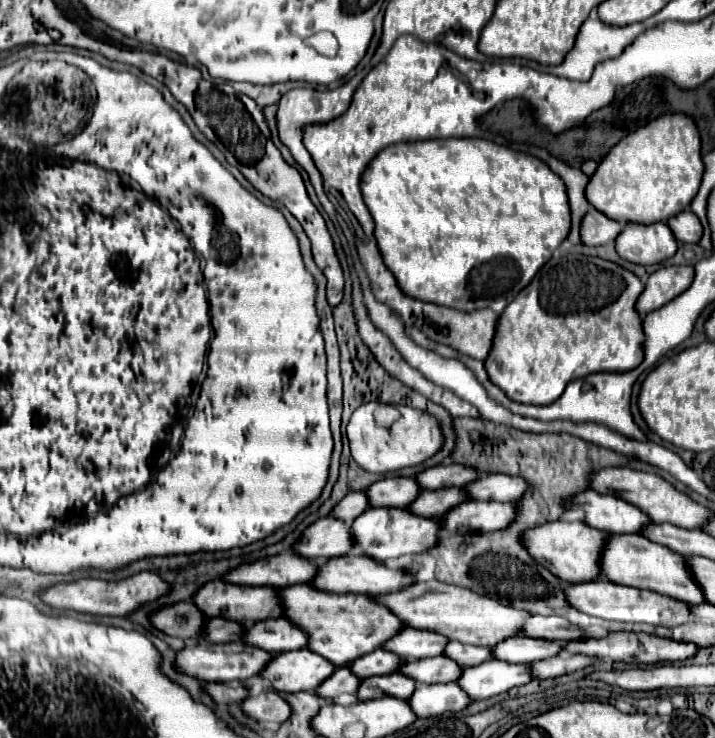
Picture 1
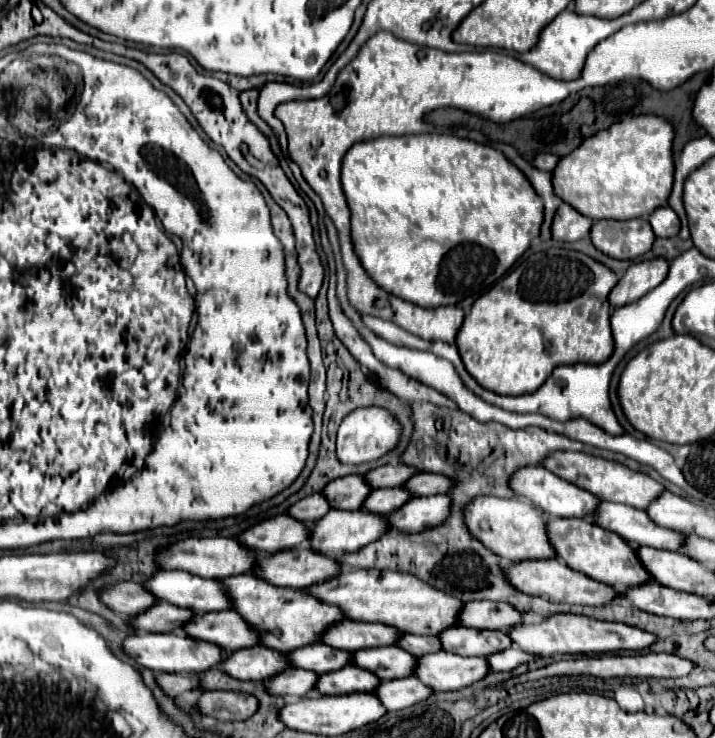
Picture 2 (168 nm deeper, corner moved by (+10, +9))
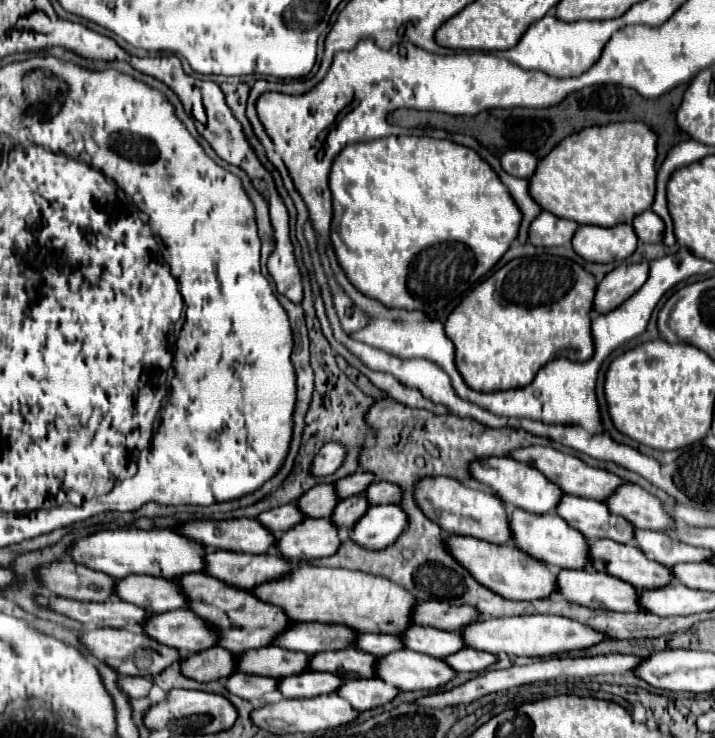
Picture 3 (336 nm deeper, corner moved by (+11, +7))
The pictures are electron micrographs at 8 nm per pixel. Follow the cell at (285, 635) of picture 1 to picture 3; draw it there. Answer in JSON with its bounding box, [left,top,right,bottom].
[146,609,216,655]

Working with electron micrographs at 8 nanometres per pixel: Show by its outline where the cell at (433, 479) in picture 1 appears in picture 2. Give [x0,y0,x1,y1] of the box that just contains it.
[365,463,421,489]

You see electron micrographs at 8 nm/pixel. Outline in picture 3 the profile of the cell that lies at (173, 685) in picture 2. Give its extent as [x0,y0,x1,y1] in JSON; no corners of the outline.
[118,675,152,697]

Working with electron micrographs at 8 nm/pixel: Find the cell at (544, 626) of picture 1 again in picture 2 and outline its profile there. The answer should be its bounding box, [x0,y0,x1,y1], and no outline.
[461,601,523,629]

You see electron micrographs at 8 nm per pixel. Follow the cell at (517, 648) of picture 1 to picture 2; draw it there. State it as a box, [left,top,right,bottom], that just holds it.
[441,625,513,657]

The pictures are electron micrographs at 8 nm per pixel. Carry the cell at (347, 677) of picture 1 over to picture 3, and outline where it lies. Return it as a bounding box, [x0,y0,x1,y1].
[222,673,276,701]

